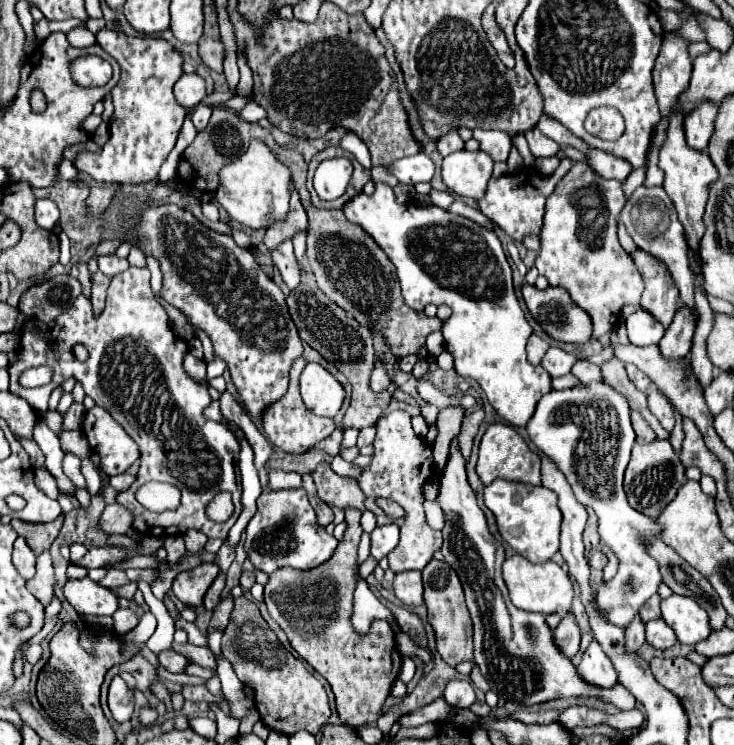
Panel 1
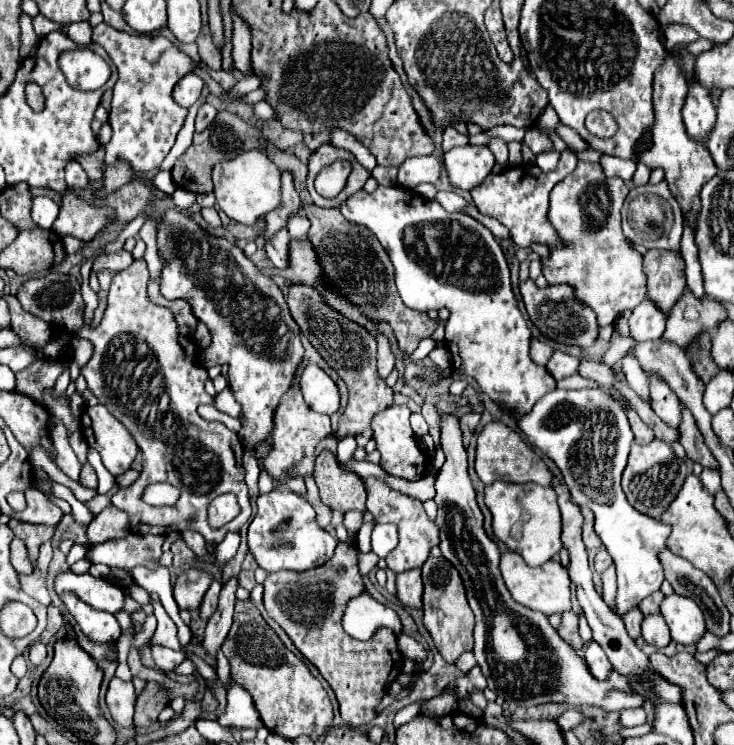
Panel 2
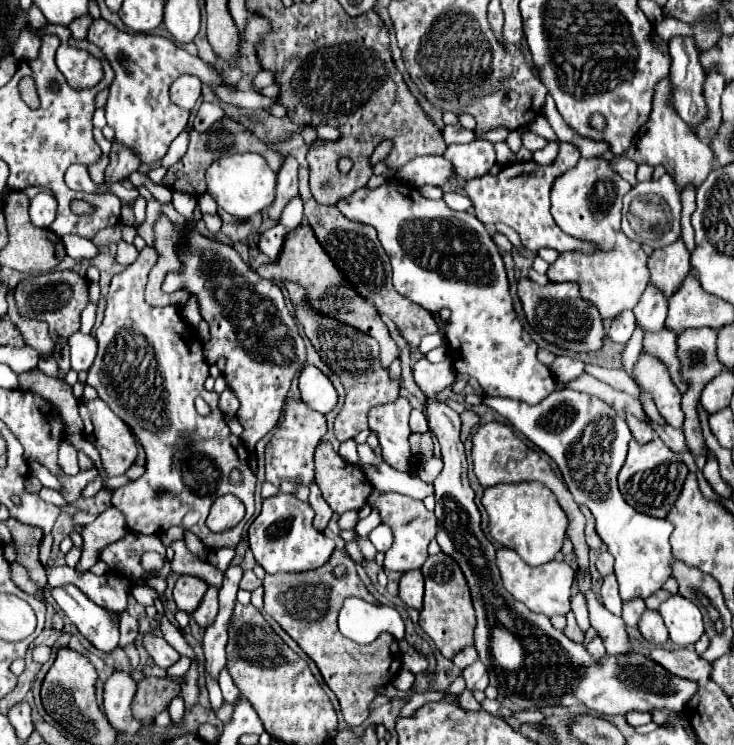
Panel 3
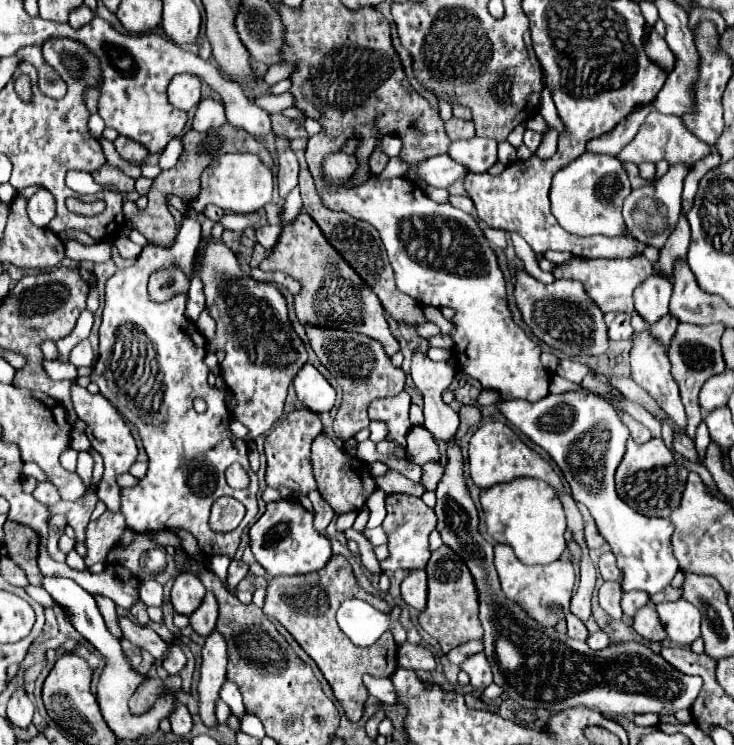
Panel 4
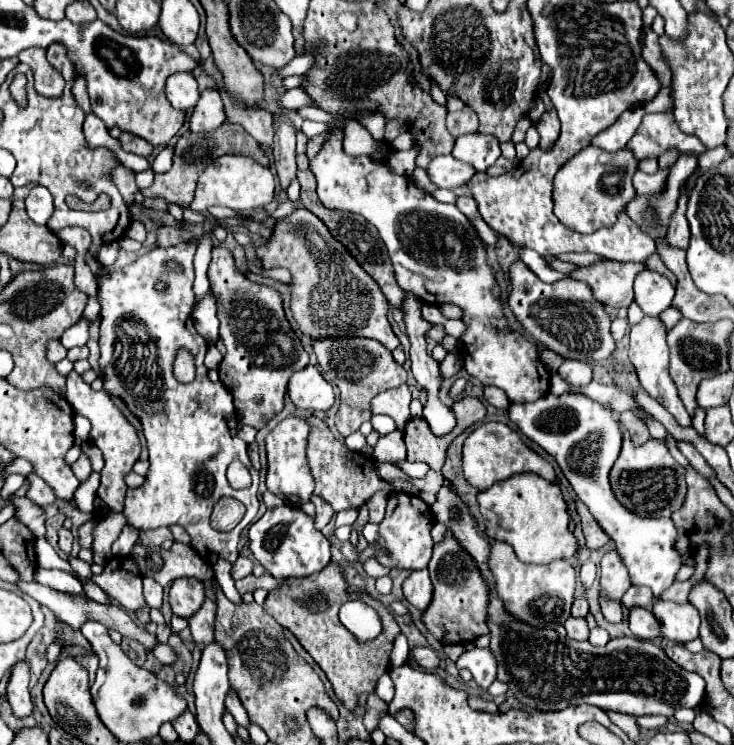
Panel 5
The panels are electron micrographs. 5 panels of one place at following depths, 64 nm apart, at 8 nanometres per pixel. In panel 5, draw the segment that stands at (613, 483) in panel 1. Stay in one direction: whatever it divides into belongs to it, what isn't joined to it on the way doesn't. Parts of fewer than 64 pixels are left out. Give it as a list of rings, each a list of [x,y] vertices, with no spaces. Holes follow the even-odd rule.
[[[544,394],[536,402],[510,404],[508,408],[510,420],[524,432],[532,442],[542,446],[558,466],[564,476],[572,484],[578,500],[582,500],[598,524],[610,534],[616,542],[620,556],[624,556],[624,564],[628,564],[630,580],[638,586],[648,586],[658,598],[666,588],[670,588],[676,580],[678,570],[682,568],[682,556],[676,548],[678,530],[668,518],[640,518],[628,512],[614,496],[608,484],[608,472],[620,452],[622,432],[620,424],[602,404],[590,400],[584,394]]]

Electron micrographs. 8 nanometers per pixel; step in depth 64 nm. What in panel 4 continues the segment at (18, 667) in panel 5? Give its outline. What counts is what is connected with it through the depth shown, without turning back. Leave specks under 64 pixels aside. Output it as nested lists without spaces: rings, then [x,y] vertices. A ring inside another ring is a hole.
[[[18,686],[8,702],[8,720],[20,728],[26,728],[32,722],[32,714],[34,714],[34,704],[28,698],[24,686]]]

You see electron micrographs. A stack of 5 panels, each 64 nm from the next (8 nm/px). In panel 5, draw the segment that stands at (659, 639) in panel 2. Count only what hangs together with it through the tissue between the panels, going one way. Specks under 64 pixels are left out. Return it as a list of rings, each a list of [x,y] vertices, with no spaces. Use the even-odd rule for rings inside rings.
[[[630,608],[630,614],[628,614],[628,626],[632,630],[634,636],[638,638],[656,638],[660,636],[660,624],[654,620],[652,612],[648,608]]]

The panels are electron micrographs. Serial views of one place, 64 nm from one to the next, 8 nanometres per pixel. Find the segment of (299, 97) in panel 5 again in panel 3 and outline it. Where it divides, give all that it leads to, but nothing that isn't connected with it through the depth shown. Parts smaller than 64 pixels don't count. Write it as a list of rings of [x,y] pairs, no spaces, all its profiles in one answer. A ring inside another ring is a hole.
[[[214,88],[220,100],[232,104],[232,106],[242,106],[242,108],[258,108],[258,110],[268,110],[270,106],[278,104],[278,98],[266,98],[260,92],[226,92],[224,88]]]

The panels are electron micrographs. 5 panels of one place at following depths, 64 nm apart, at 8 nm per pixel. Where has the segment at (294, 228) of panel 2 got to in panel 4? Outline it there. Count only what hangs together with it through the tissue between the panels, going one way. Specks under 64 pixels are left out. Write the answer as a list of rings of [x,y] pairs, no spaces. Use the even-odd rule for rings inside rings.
[[[294,188],[288,196],[286,196],[286,202],[284,202],[284,216],[282,216],[282,222],[292,222],[298,212],[302,210],[302,200],[300,200],[300,190]]]

